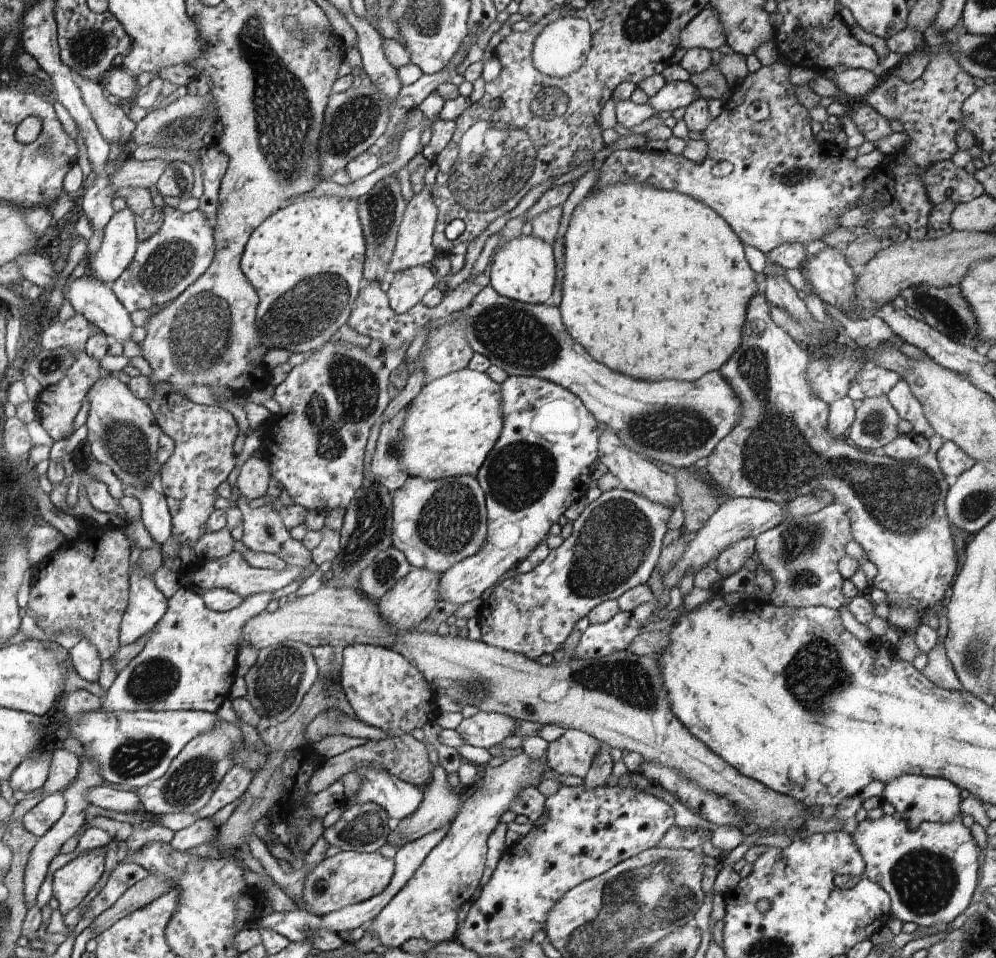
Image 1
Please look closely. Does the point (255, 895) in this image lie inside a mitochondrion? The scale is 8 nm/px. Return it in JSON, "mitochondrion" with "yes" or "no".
{"mitochondrion":"no"}

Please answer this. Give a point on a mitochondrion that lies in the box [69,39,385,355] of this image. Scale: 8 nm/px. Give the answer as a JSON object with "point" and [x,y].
{"point":[321,299]}

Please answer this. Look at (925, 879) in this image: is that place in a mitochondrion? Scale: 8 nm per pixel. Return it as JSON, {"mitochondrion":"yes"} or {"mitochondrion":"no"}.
{"mitochondrion":"yes"}

